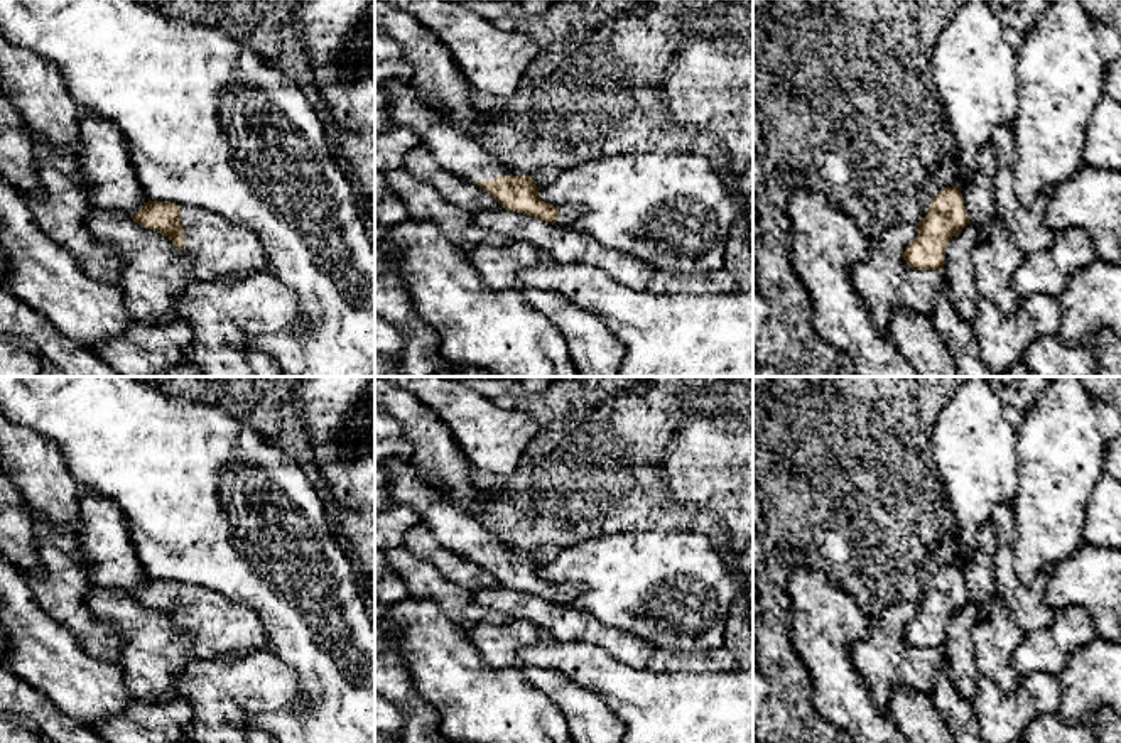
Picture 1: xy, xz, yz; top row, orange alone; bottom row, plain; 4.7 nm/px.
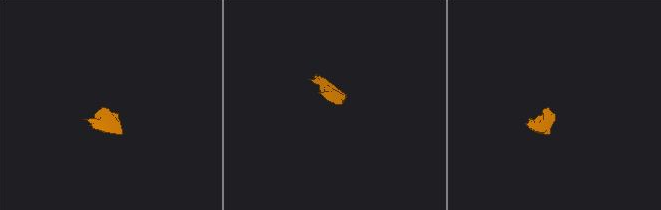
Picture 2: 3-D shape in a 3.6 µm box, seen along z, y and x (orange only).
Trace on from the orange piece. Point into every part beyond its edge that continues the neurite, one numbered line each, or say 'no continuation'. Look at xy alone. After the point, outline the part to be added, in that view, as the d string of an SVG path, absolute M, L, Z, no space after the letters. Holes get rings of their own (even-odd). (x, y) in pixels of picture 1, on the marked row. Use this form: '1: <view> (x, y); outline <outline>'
1: xy (222, 250); outline M181 206L181 226L196 279L238 280L267 270L265 252L253 231L194 206Z

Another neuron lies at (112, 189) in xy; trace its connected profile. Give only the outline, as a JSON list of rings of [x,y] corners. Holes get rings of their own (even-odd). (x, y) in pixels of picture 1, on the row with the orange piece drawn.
[[[79,108],[78,138],[81,144],[79,171],[91,187],[89,203],[98,209],[132,218],[149,198],[132,165],[120,128],[113,122]]]

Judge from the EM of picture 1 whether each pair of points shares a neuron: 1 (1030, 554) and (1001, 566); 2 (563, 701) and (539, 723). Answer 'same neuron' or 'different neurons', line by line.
1: different neurons
2: different neurons

